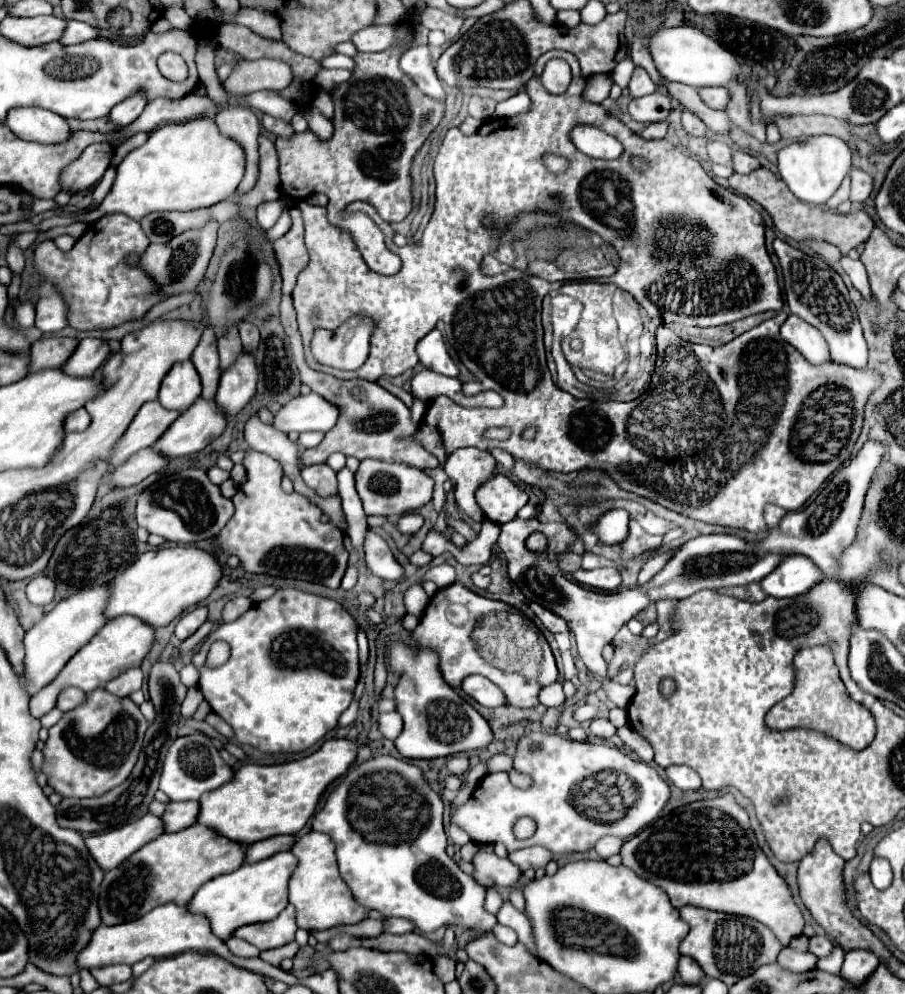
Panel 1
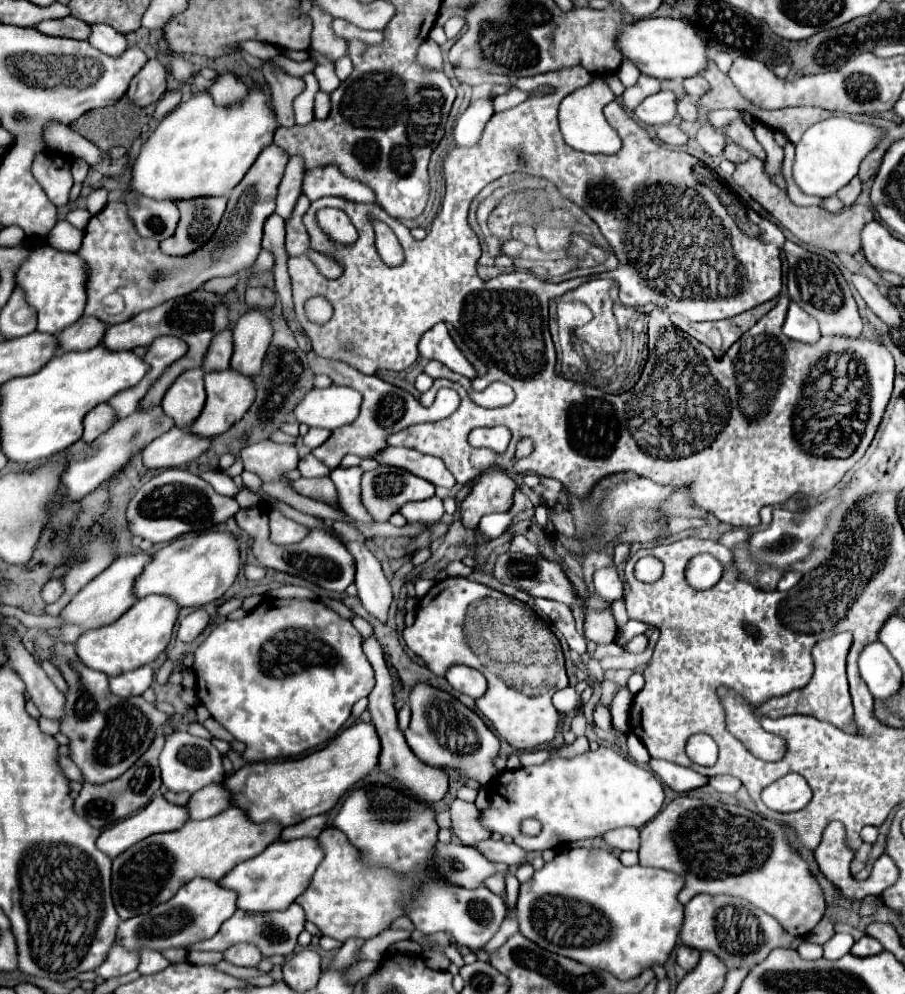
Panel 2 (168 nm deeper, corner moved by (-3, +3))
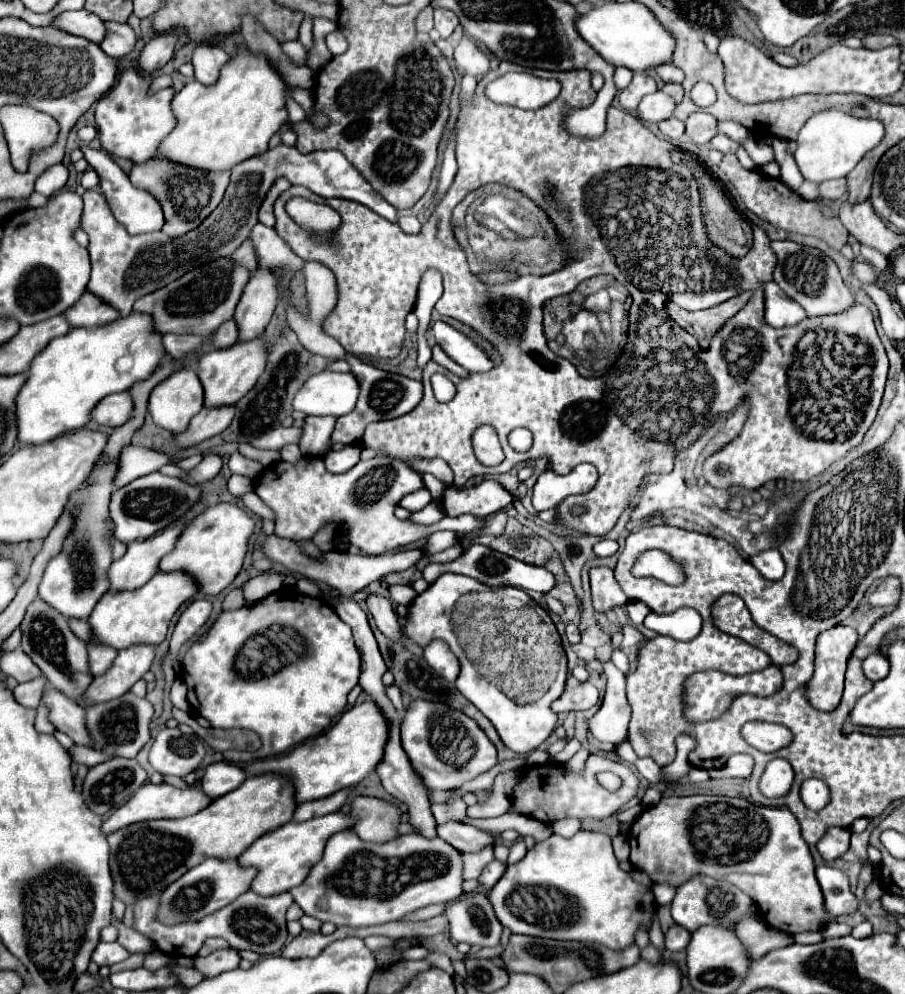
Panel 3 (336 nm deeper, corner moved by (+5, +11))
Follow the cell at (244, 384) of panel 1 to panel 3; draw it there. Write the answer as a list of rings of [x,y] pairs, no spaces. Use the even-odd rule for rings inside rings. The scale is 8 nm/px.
[[[259,267],[245,285],[241,301],[237,303],[233,315],[239,329],[237,341],[253,341],[261,337],[271,321],[277,301],[279,301],[277,277],[267,273],[267,269]]]

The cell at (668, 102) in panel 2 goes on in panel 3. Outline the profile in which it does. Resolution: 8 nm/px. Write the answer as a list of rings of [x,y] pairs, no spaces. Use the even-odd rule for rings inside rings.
[[[655,91],[641,99],[641,103],[637,107],[637,115],[643,121],[659,123],[659,121],[669,119],[673,115],[673,109],[675,109],[675,101],[669,95],[665,95],[663,91]]]

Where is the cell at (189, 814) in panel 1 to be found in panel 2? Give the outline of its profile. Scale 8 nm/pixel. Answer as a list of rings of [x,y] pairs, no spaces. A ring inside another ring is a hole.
[[[213,783],[193,793],[187,807],[191,819],[209,819],[231,807],[231,793],[229,789],[225,789],[223,783]]]

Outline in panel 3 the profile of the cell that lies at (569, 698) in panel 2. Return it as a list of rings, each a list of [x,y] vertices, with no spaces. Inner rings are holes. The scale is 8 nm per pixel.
[[[569,677],[565,683],[565,691],[559,699],[551,703],[551,709],[555,713],[569,713],[569,711],[583,711],[597,705],[599,693],[589,681],[577,681],[575,677]]]

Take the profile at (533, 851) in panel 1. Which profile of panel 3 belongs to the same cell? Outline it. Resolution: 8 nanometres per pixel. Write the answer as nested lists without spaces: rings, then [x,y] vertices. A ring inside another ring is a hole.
[[[453,821],[445,825],[437,825],[437,835],[449,841],[451,845],[455,845],[455,849],[459,849],[461,853],[477,853],[487,845],[493,847],[497,841],[495,835],[491,833],[485,833],[467,823],[453,823]]]

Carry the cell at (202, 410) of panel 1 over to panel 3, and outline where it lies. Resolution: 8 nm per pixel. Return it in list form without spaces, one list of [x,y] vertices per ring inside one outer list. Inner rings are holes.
[[[263,337],[257,341],[247,341],[247,343],[235,343],[229,349],[219,349],[219,351],[207,351],[197,363],[195,371],[201,379],[201,385],[205,389],[205,407],[207,409],[217,409],[217,407],[233,407],[253,385],[257,383],[257,377],[265,369],[265,357],[267,357],[267,345]]]

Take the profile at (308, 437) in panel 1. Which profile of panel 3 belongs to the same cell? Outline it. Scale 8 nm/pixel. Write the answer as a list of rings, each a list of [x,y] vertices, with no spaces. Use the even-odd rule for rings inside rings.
[[[307,417],[301,427],[303,435],[299,441],[303,455],[319,457],[325,445],[329,443],[333,425],[335,425],[335,417]]]

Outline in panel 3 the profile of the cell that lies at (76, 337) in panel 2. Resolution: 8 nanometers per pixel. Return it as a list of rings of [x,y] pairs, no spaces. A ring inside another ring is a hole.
[[[87,291],[63,315],[65,315],[69,327],[101,327],[101,325],[107,325],[107,323],[113,323],[119,319],[119,315],[115,313],[113,307],[101,303],[99,297],[93,297]]]

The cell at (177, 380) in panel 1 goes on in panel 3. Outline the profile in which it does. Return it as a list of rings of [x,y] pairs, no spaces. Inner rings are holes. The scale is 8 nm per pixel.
[[[191,367],[169,375],[151,391],[149,397],[149,413],[153,421],[171,433],[181,433],[201,407],[203,387]]]

